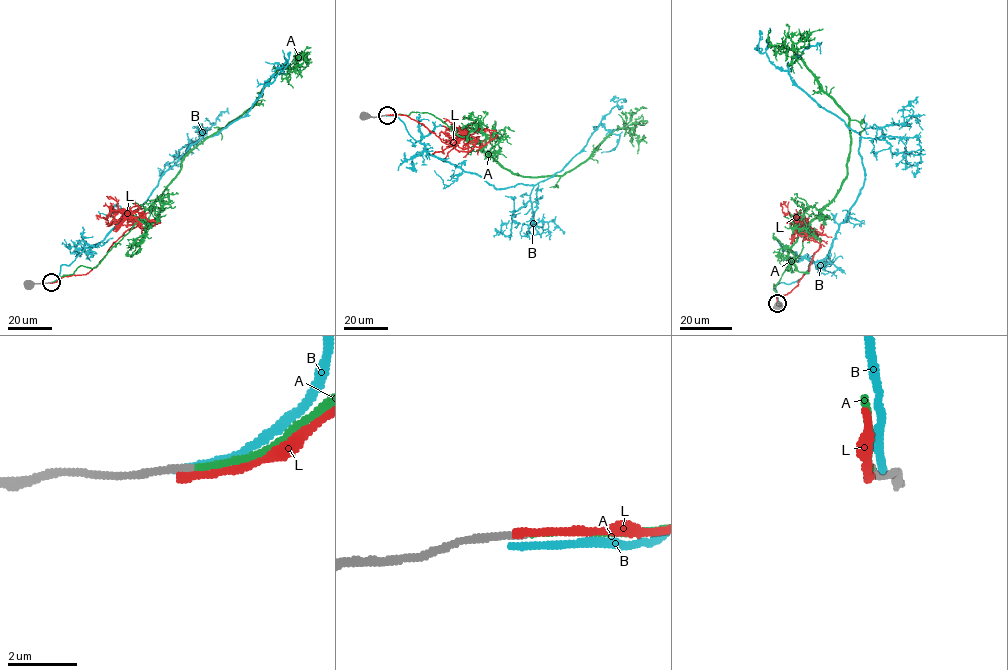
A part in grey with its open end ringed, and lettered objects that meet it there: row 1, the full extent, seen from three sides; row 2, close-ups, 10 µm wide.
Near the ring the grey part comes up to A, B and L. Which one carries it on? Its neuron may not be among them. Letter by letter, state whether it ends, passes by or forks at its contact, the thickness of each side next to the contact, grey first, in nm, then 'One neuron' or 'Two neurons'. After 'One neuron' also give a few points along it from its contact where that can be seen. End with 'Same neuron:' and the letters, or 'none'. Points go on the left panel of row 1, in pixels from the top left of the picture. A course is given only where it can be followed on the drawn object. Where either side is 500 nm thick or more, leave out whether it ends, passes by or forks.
A: It ends there. Thickness 220 nm (grey) against 190 nm. One neuron. Its course: (51, 282), (81, 265), (96, 266), (193, 149), (245, 112), (279, 70), (294, 68), (302, 56), (308, 65)
B: It ends there. Thickness 260 nm (grey) against 240 nm. Two neurons
L: It ends there. Thickness 240 nm (grey) against 280 nm. Two neurons
Same neuron: A

